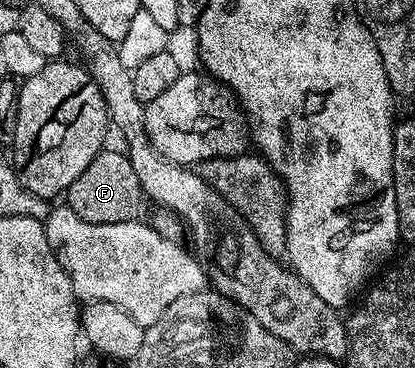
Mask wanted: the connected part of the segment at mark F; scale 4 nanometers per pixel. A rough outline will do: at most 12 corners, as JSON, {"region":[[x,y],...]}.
{"region":[[104,148],[65,191],[89,224],[140,217],[126,153]]}

